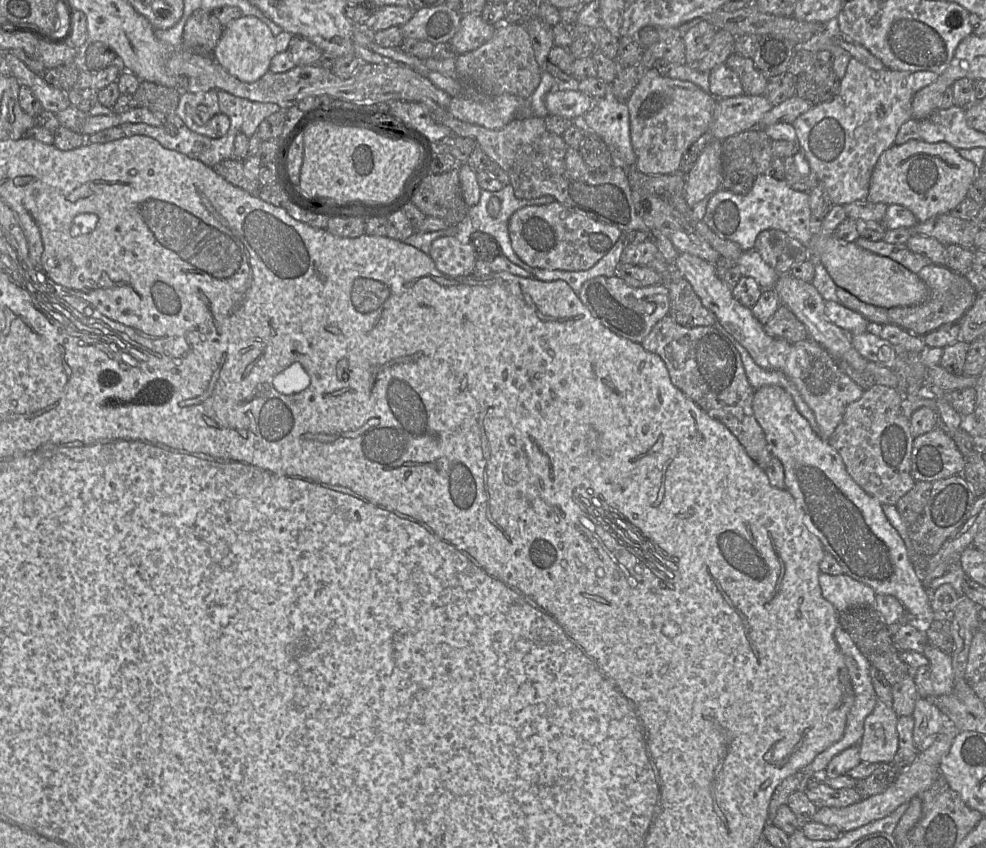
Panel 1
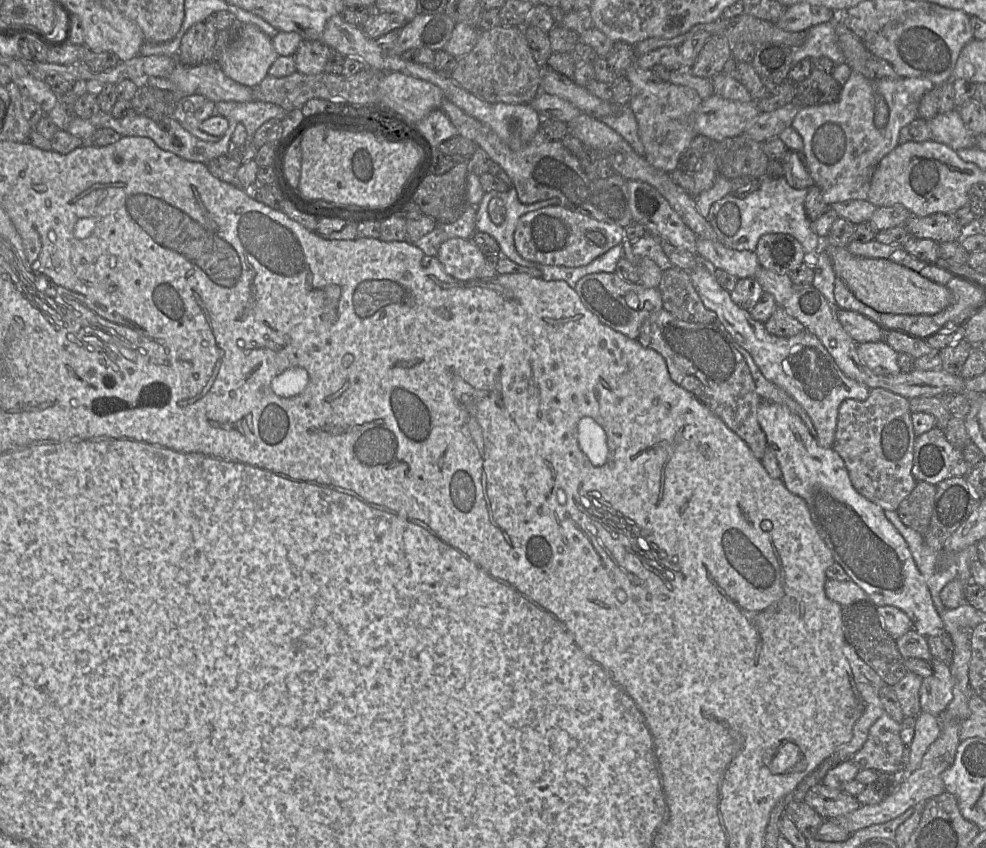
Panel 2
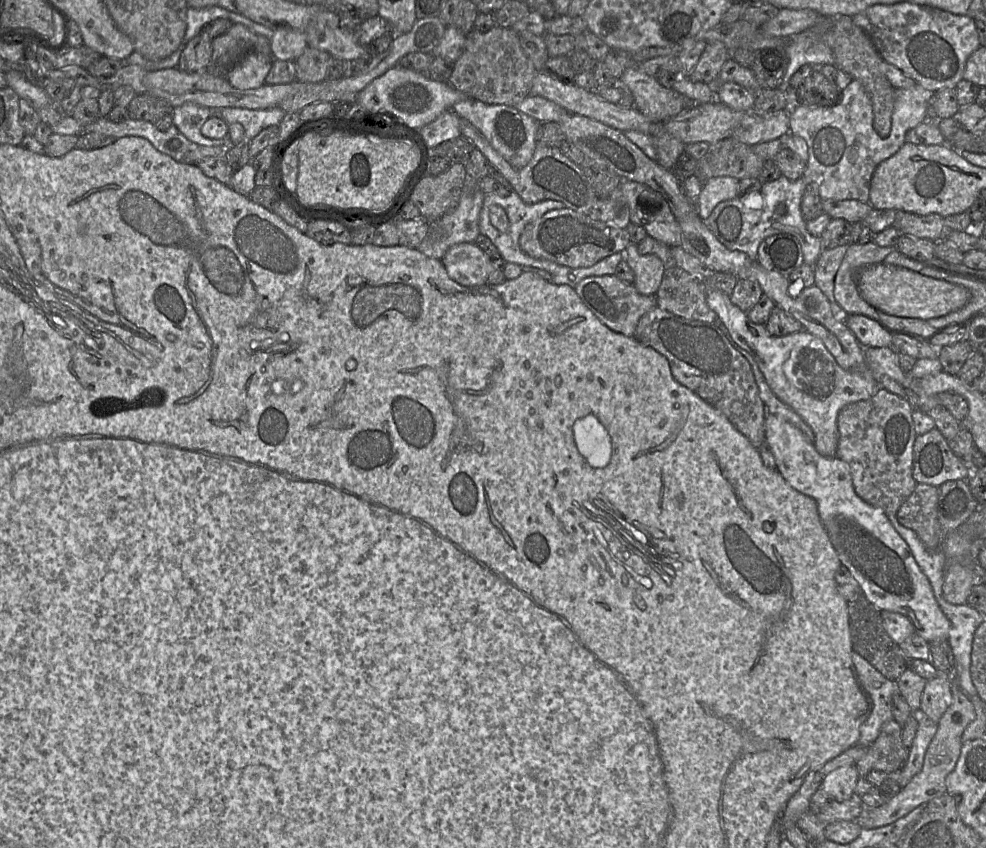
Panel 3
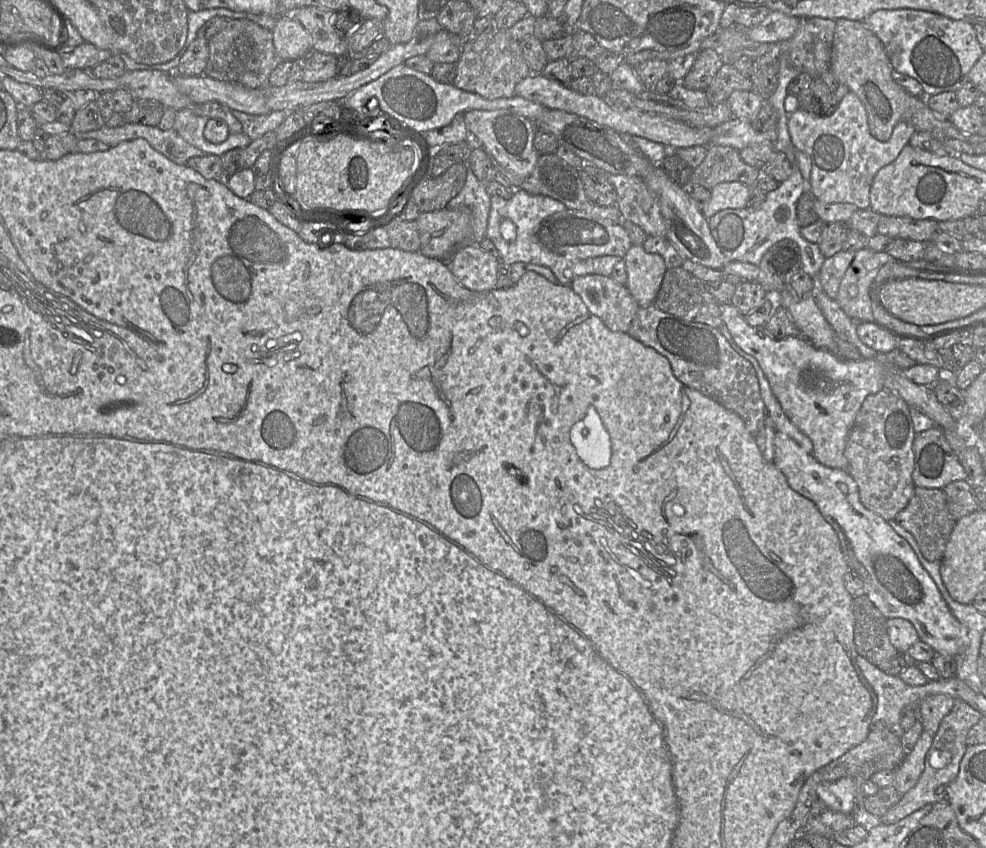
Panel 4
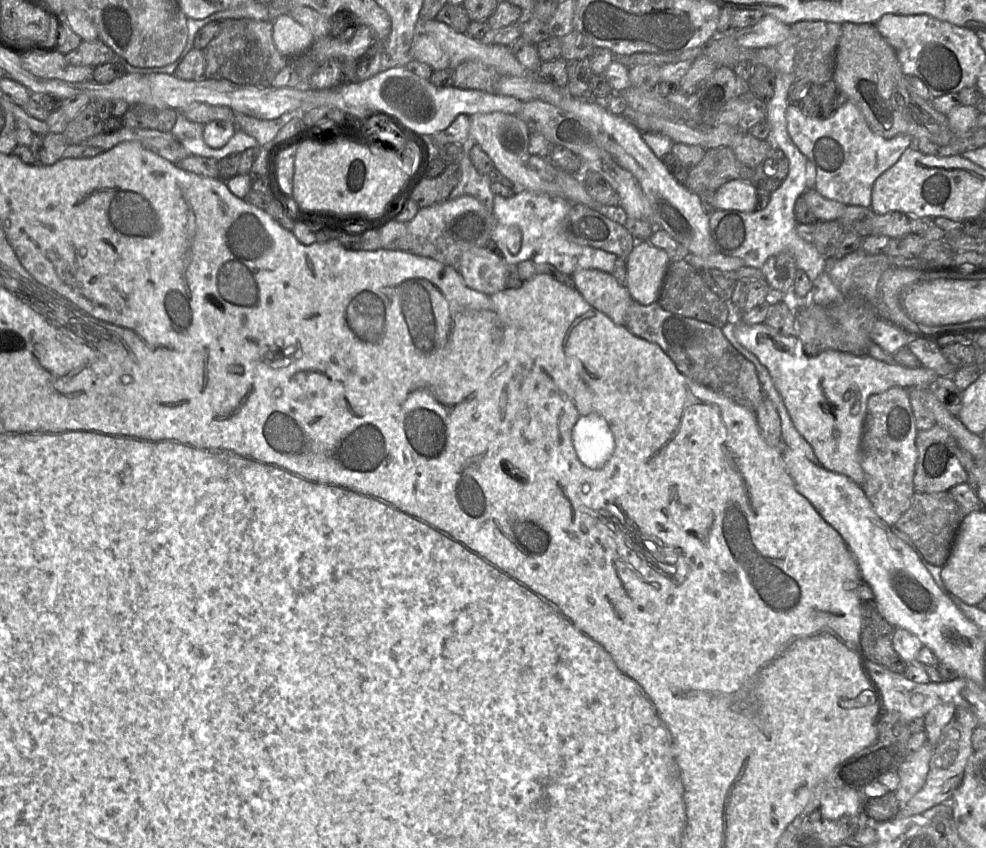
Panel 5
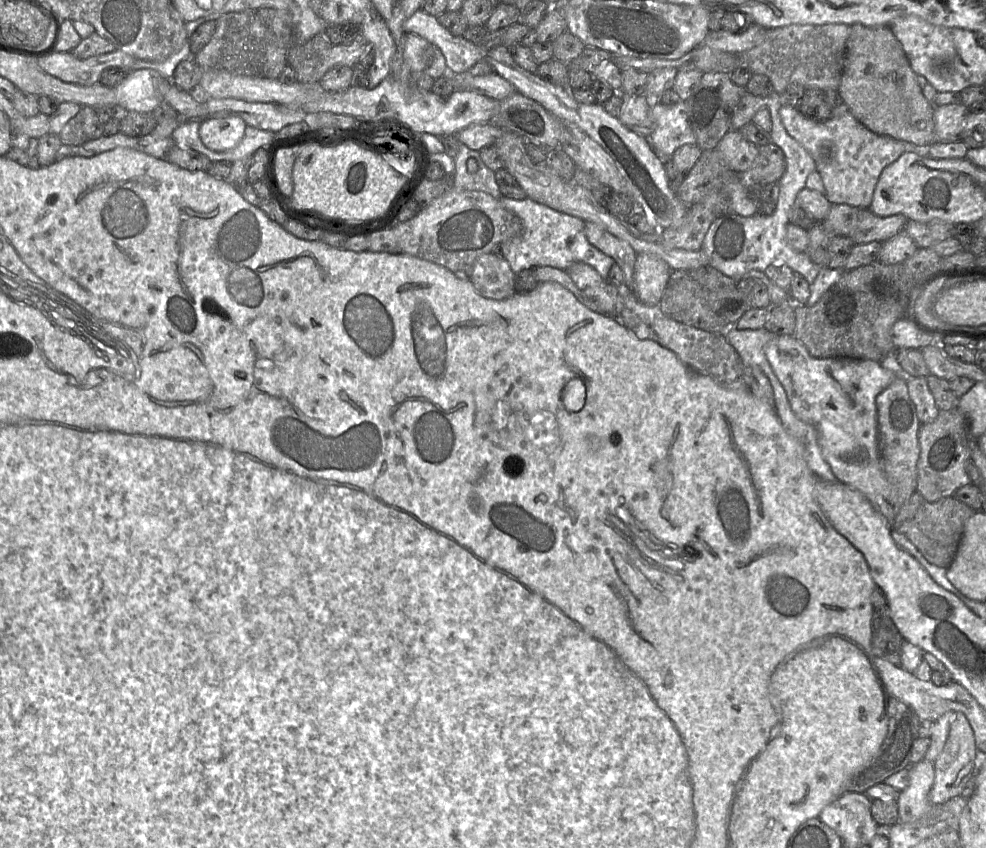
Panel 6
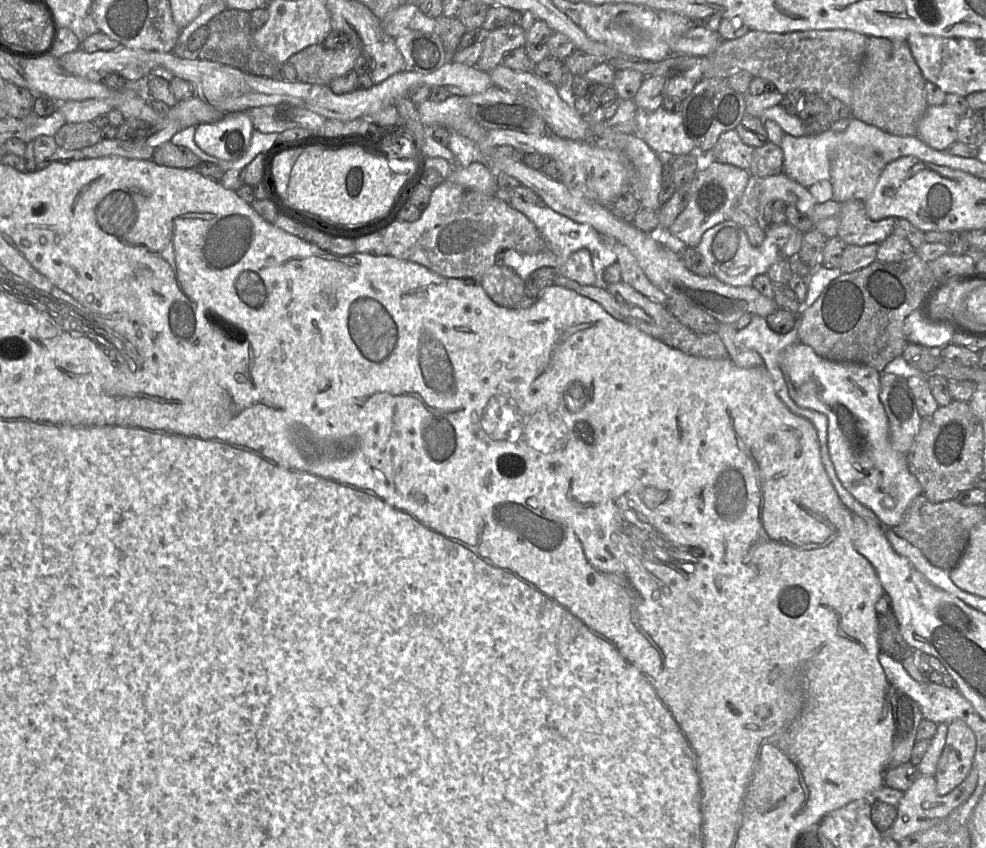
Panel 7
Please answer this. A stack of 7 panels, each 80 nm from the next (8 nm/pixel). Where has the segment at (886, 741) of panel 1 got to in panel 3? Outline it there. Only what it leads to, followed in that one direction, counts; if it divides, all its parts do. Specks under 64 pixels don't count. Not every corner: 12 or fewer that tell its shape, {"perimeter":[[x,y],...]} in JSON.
{"perimeter":[[885,722],[856,763],[872,770],[896,775],[908,757],[902,727]]}

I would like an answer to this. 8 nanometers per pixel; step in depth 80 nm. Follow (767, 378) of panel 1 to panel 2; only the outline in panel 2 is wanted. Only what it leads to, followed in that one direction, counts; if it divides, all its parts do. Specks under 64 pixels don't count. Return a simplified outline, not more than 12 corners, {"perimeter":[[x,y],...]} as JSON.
{"perimeter":[[731,335],[728,340],[744,357],[762,401],[787,406],[817,439],[816,429],[803,407],[783,389],[767,380],[750,353]]}

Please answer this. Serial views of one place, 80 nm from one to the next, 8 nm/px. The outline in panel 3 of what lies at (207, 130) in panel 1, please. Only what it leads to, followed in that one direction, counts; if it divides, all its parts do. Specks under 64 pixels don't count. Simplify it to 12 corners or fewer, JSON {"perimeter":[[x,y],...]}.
{"perimeter":[[192,102],[173,110],[173,124],[201,146],[226,146],[228,137],[210,139],[201,127],[214,114]]}

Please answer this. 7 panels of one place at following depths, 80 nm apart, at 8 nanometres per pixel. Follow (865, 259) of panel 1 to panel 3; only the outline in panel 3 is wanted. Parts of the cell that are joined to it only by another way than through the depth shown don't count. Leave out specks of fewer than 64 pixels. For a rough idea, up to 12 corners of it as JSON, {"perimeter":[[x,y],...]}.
{"perimeter":[[884,262],[855,272],[860,296],[888,315],[929,320],[969,291]]}

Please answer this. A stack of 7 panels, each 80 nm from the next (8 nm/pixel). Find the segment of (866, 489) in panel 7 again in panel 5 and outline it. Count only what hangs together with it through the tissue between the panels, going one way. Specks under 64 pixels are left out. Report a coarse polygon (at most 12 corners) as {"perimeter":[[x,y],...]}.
{"perimeter":[[734,319],[819,464],[860,486],[869,397],[939,377]]}

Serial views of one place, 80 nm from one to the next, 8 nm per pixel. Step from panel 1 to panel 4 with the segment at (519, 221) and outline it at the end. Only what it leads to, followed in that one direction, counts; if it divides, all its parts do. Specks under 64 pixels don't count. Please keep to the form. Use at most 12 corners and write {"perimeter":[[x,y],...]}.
{"perimeter":[[570,209],[544,219],[538,239],[571,260],[624,259],[620,224]]}

